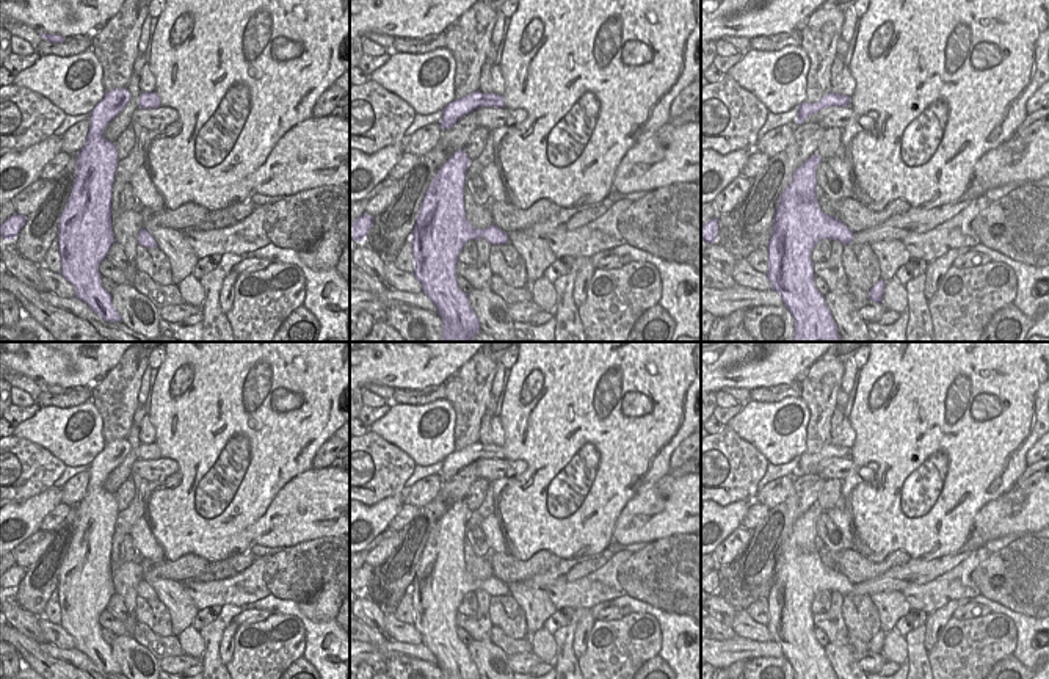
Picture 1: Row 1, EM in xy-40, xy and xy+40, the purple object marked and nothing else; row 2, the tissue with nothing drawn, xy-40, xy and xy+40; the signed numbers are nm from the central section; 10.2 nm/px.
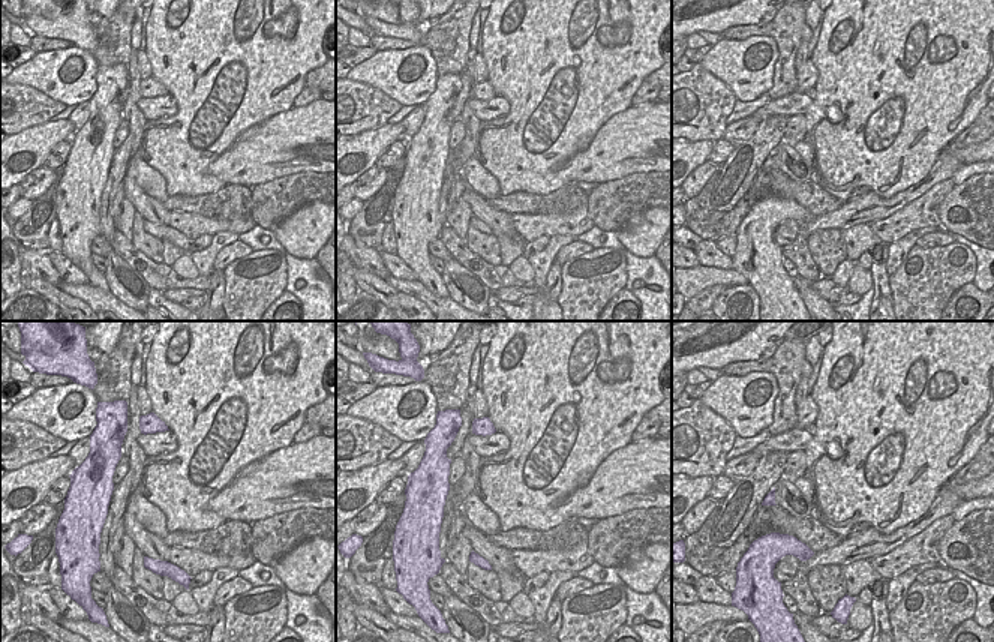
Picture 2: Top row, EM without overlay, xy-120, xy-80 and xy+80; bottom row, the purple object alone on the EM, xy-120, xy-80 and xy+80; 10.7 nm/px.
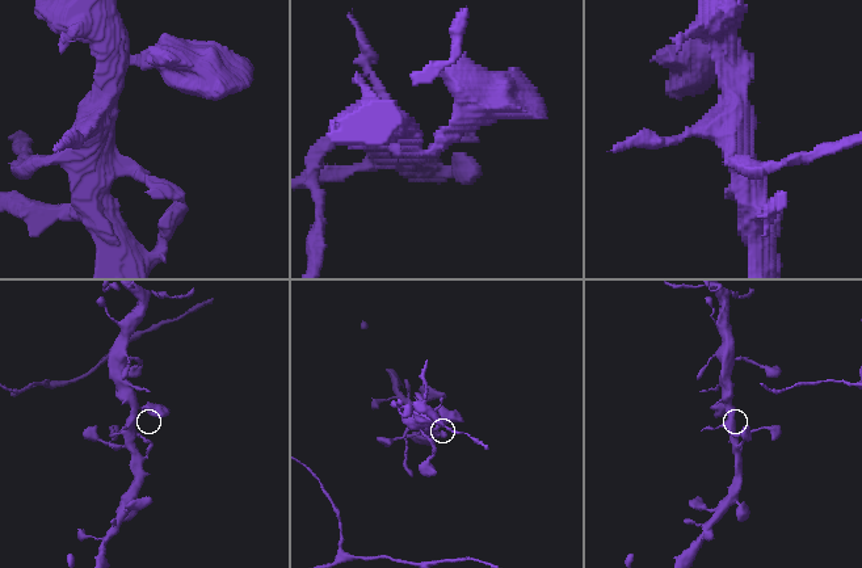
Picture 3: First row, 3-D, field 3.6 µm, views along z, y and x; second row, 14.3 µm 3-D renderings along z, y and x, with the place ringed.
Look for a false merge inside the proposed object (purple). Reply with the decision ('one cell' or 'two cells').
one cell

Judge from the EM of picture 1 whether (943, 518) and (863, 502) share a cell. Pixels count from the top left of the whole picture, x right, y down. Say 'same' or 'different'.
same

